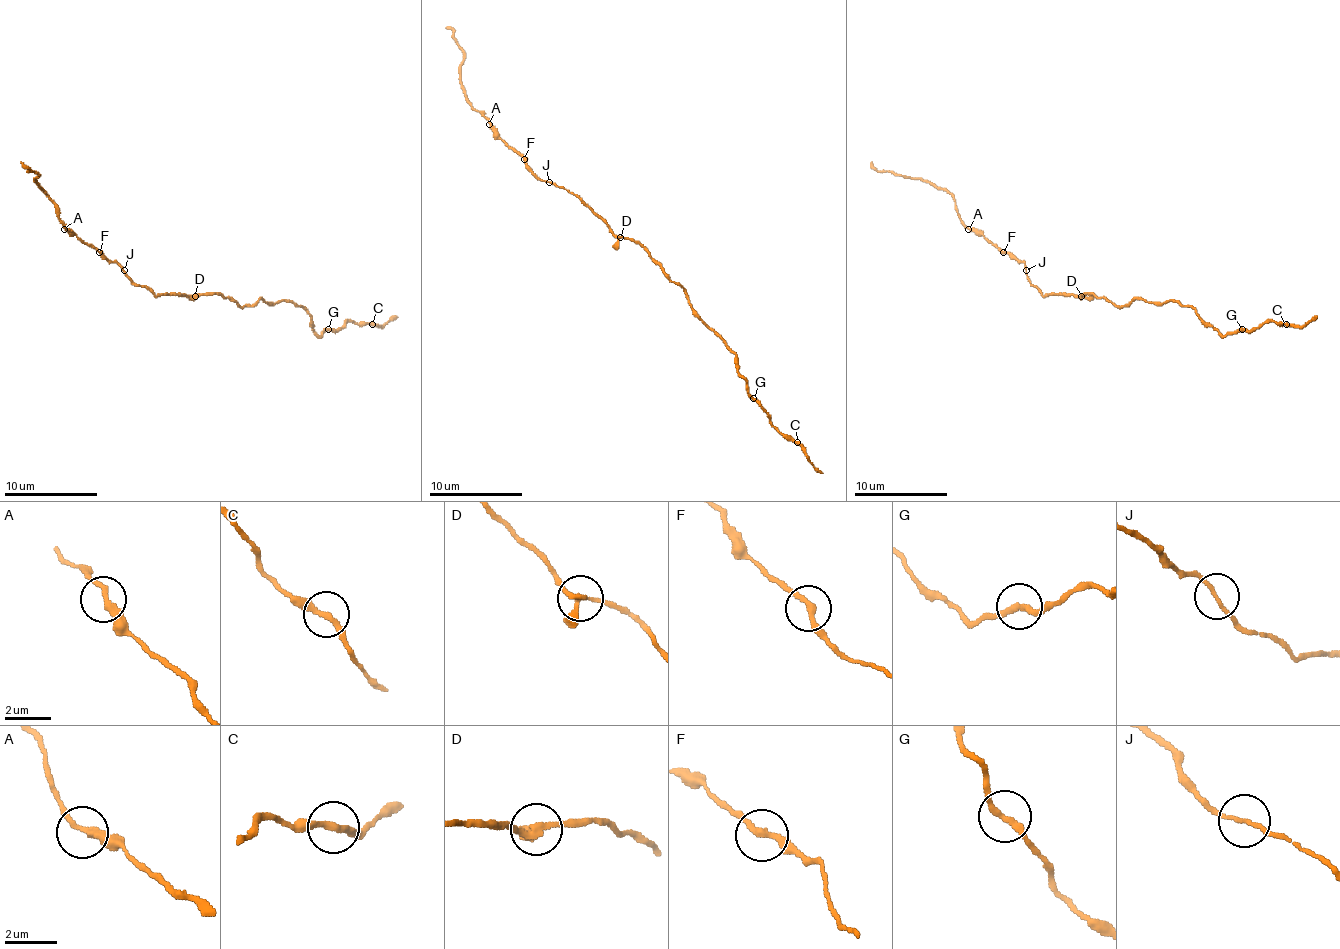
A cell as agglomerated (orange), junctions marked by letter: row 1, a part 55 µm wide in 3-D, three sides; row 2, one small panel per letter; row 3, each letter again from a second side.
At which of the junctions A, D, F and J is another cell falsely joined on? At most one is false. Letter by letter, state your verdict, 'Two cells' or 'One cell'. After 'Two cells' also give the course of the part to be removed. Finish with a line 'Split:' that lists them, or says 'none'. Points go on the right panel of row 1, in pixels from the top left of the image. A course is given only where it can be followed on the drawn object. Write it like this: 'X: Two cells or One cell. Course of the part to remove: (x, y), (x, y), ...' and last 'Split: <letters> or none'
A: One cell
D: One cell
F: One cell
J: One cell
Split: none

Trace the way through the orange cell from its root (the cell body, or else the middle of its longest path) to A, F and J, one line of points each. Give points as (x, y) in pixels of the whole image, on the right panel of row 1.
A: (1082, 294), (1045, 294), (1029, 280), (1026, 266), (1022, 262), (968, 229)
F: (1082, 294), (1045, 294), (1029, 280), (1024, 264), (1003, 252)
J: (1082, 294), (1045, 294), (1029, 280), (1026, 271)

